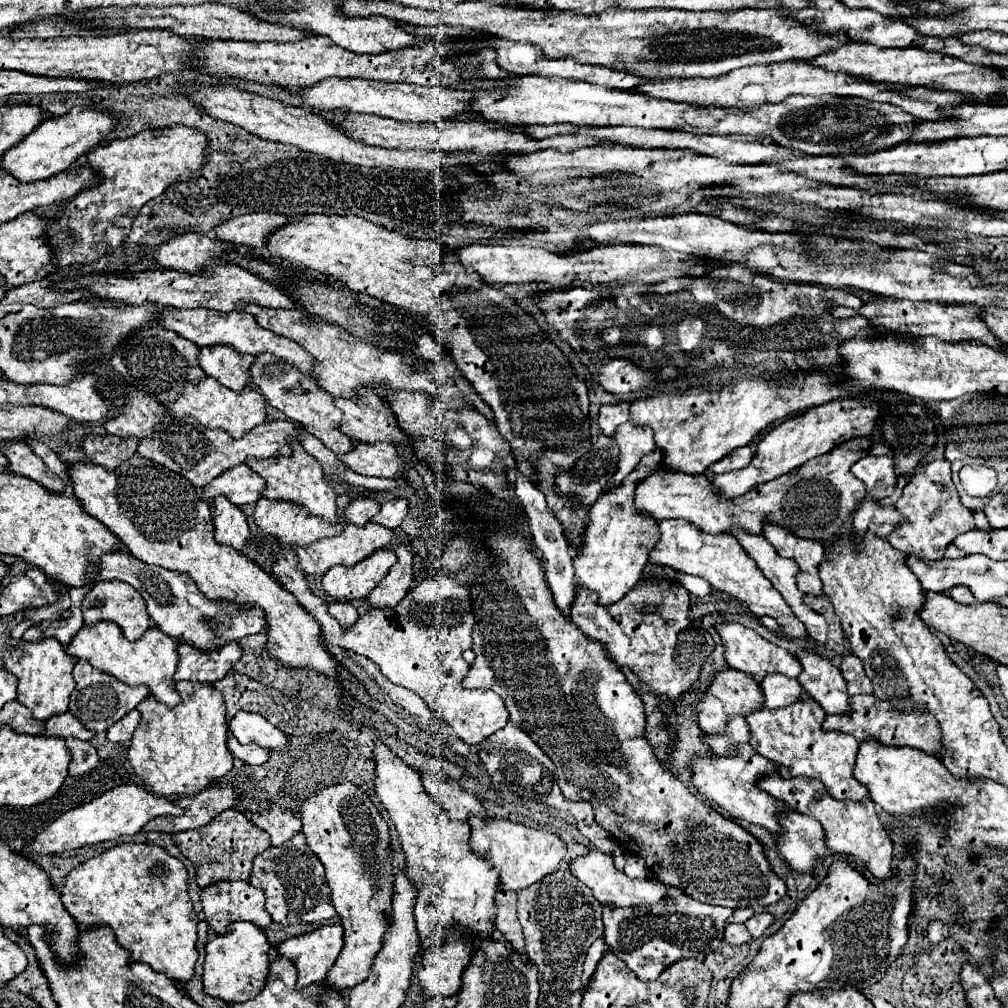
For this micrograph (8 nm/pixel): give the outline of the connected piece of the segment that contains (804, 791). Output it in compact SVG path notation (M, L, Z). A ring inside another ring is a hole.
M772 774L772 776L762 778L758 786L762 790L766 790L768 794L772 794L774 798L784 800L792 810L816 818L824 828L824 834L826 834L824 840L826 840L828 848L844 854L846 858L862 860L866 870L878 880L890 878L894 848L892 848L892 840L890 840L888 832L884 830L884 826L880 824L880 820L876 816L874 802L834 800L832 796L828 796L828 790L818 780L806 780L806 778L784 780L780 774Z

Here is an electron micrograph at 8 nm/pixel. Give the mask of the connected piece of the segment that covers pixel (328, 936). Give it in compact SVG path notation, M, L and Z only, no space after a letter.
M326 924L306 934L284 940L278 952L290 958L298 968L296 988L324 980L344 948L344 930L340 924Z

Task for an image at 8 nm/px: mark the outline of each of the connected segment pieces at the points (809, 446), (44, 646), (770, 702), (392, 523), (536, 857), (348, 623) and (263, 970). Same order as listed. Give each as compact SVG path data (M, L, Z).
M832 400L830 404L822 404L816 408L810 408L794 418L788 418L774 430L770 430L756 448L756 454L752 462L736 472L718 474L712 478L712 488L720 498L736 498L744 496L752 488L756 488L762 482L768 482L772 478L778 478L782 474L788 474L808 460L830 452L832 448L844 444L846 440L868 436L878 420L880 420L880 408L874 404L874 400Z
M44 638L40 642L20 642L4 654L4 668L18 678L18 702L32 710L36 720L48 720L50 716L64 714L68 710L68 698L74 690L72 668L76 658L68 656L56 638Z
M772 674L772 676L766 676L760 686L764 688L764 696L766 696L764 708L770 708L770 710L784 708L794 700L802 698L802 686L794 678Z
M398 498L398 500L386 502L372 520L376 524L380 524L380 526L386 526L386 528L394 530L394 528L400 526L400 522L404 520L406 512L408 512L408 502L404 498Z
M472 816L468 824L472 828L472 838L470 838L472 850L498 870L500 884L512 892L540 882L544 876L554 872L556 866L566 856L566 844L548 830L534 830L530 826L514 824L502 818L482 820L478 816Z
M332 602L332 604L328 606L328 612L330 612L330 616L334 616L334 618L340 622L342 630L352 628L352 622L358 620L358 610L356 610L352 604Z
M236 922L224 936L216 936L206 944L204 960L204 992L224 1002L246 1002L254 998L266 980L270 964L270 942L252 922Z

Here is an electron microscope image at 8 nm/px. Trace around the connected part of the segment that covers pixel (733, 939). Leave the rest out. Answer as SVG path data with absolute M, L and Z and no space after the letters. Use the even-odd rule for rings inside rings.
M728 924L726 932L724 932L724 940L728 944L750 944L754 938L750 936L750 932L746 930L744 924Z

